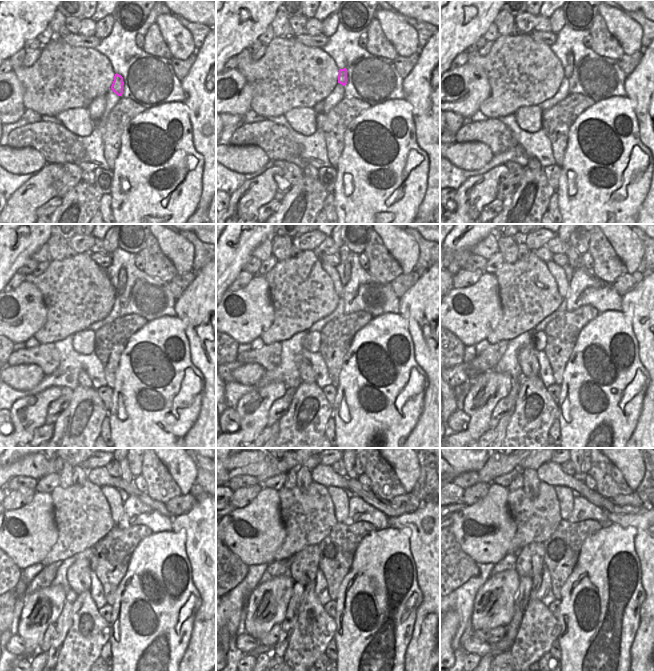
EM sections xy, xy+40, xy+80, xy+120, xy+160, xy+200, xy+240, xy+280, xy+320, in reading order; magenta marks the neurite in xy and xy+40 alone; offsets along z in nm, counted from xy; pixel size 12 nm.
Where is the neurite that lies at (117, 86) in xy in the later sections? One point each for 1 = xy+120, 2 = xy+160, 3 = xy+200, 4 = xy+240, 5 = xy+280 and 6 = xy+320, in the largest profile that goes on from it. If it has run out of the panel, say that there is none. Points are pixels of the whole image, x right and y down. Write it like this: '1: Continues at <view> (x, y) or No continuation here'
1: Continues at xy+120 (122, 276)
2: Continues at xy+160 (347, 268)
3: Continues at xy+200 (575, 258)
4: Continues at xy+240 (126, 475)
5: Continues at xy+280 (350, 468)
6: Continues at xy+320 (577, 468).

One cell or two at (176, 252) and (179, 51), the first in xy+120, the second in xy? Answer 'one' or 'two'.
one

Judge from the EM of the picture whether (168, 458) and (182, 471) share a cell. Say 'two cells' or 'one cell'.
one cell

